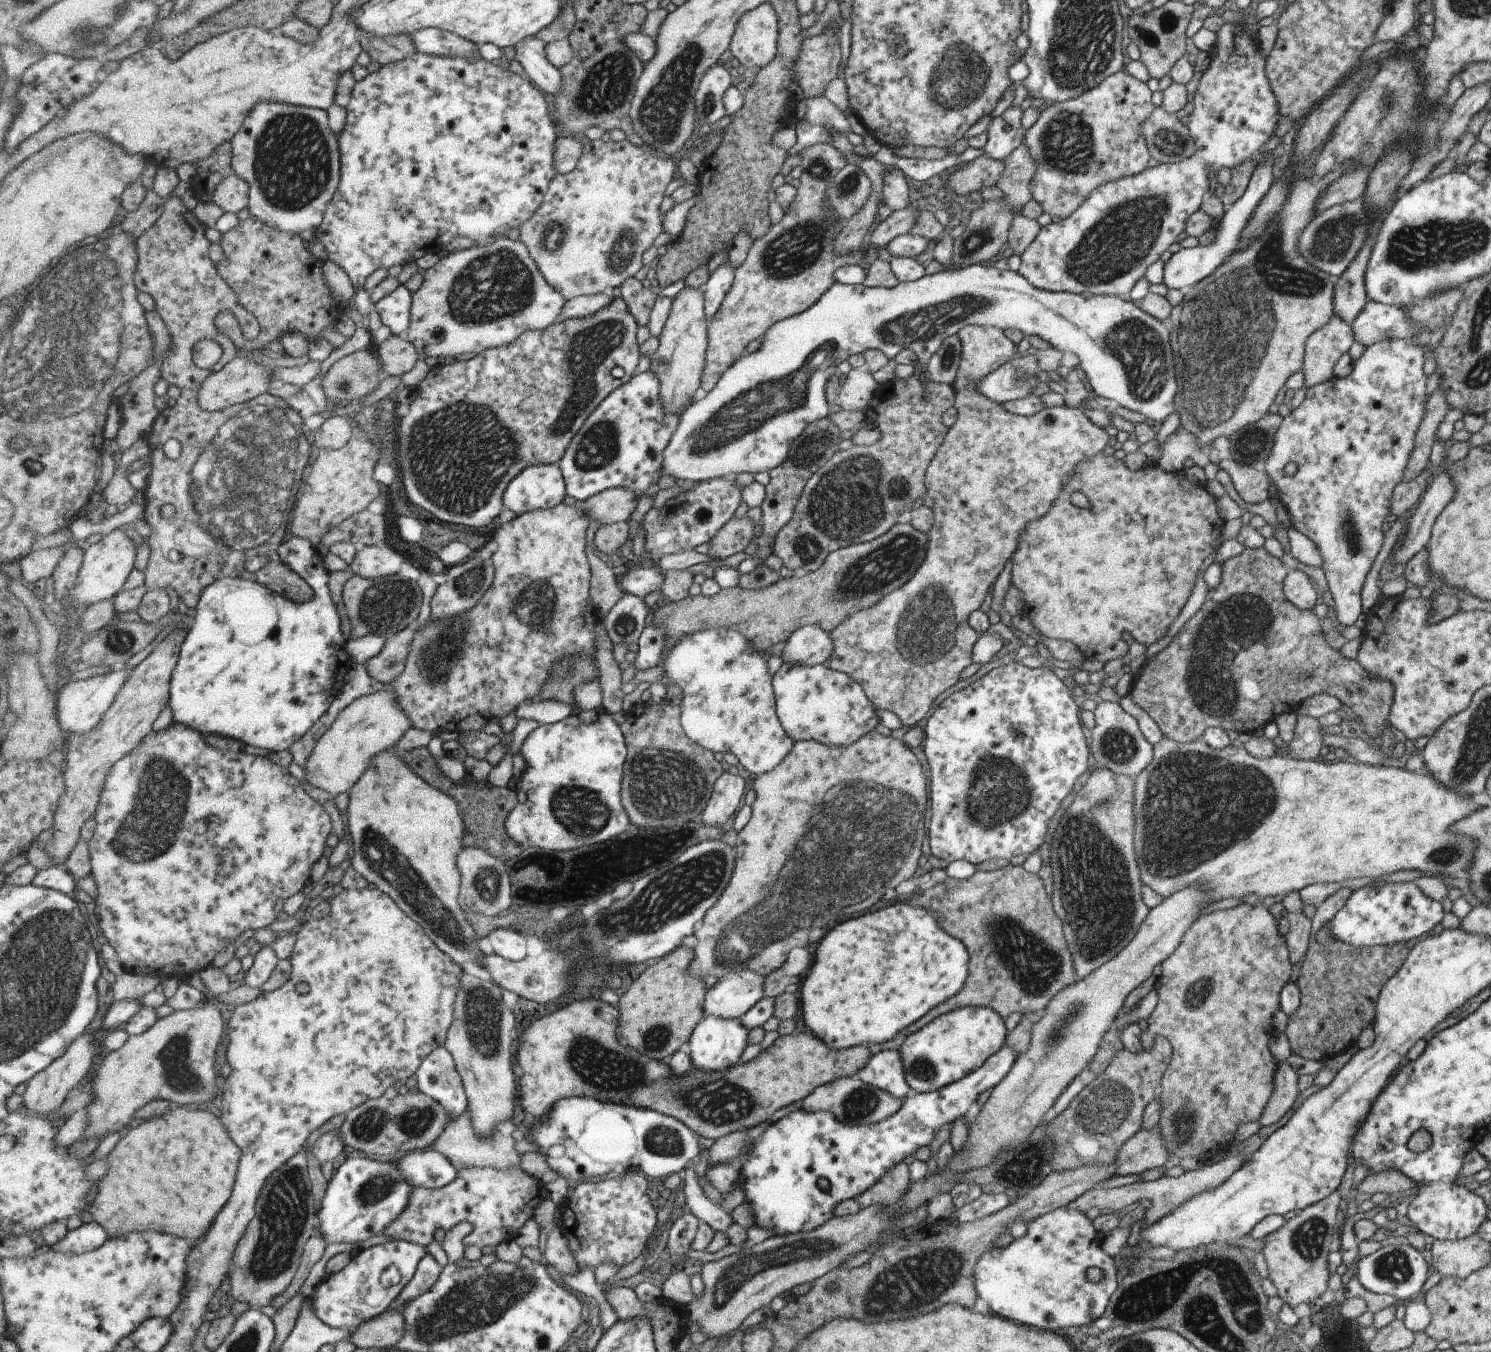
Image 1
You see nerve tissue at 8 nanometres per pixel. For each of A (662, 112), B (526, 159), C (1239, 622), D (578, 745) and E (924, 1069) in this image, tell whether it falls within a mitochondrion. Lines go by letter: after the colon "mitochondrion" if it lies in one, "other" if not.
A: mitochondrion
B: other
C: mitochondrion
D: other
E: mitochondrion

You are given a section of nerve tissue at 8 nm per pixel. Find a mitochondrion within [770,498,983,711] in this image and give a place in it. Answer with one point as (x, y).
(924, 629)

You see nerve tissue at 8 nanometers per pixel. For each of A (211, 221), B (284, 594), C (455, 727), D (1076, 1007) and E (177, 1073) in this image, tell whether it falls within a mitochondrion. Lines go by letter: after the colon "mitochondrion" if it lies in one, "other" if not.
A: other
B: other
C: other
D: mitochondrion
E: mitochondrion

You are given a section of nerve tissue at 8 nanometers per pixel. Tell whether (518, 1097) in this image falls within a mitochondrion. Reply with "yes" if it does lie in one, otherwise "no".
no

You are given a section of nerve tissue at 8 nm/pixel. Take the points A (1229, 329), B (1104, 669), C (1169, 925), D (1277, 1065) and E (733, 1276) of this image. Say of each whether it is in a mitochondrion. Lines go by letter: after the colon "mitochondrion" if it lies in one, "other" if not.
A: mitochondrion
B: other
C: other
D: other
E: mitochondrion

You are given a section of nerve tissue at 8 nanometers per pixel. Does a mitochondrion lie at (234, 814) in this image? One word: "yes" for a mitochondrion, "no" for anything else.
no

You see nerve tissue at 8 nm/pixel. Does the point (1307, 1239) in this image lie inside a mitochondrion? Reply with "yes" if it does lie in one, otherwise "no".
yes

